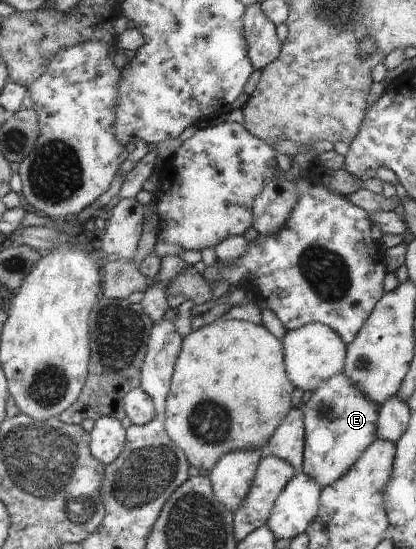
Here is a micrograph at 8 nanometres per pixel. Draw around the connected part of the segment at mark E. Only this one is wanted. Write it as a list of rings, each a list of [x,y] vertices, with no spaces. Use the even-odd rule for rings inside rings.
[[[343,372],[312,391],[303,414],[305,443],[301,471],[314,478],[321,489],[340,480],[377,439],[378,406],[368,400]]]

